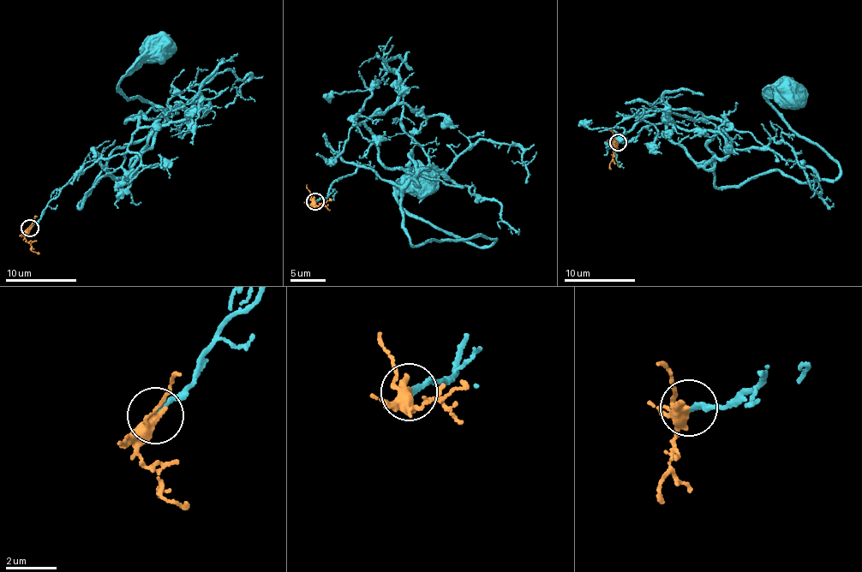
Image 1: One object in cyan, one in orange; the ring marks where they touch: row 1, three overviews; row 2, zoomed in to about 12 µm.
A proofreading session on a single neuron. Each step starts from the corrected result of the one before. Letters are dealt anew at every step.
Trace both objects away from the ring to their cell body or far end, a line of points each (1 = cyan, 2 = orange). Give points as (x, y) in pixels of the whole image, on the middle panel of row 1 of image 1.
1: (314, 201), (362, 166), (401, 189), (410, 244), (495, 241), (474, 247), (401, 206), (398, 195), (419, 176)
2: (314, 201), (316, 206), (331, 198)

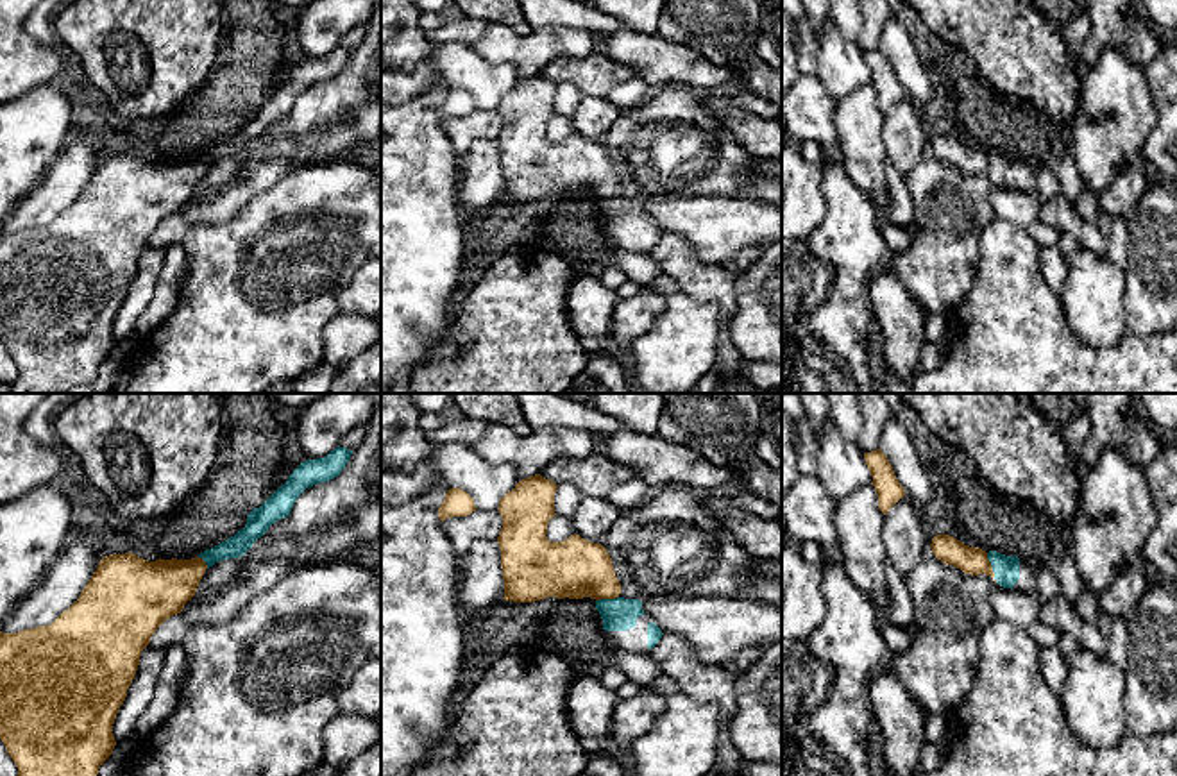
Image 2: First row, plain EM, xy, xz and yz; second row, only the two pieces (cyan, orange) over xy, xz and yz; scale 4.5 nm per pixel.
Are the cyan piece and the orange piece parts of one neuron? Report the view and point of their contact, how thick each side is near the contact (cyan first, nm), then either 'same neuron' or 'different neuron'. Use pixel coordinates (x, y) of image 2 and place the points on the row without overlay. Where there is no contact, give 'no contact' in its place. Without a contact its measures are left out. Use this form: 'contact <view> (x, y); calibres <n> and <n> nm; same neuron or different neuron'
contact yz (991, 165); calibres 120 and 130 nm; same neuron

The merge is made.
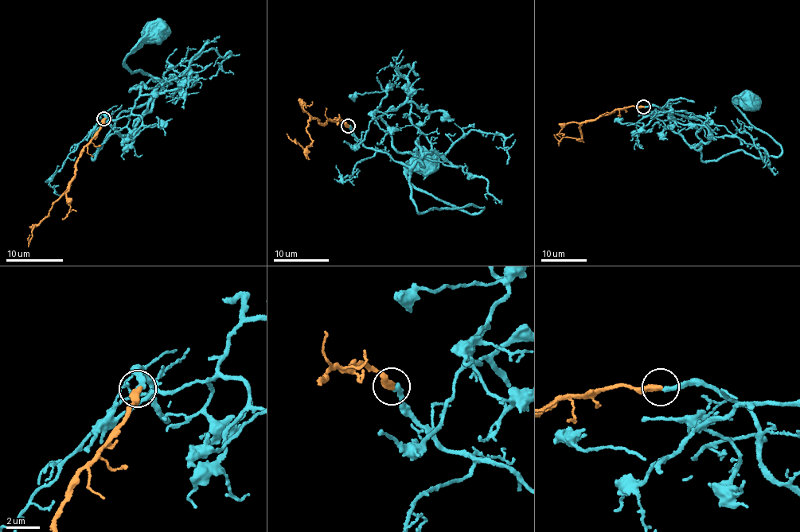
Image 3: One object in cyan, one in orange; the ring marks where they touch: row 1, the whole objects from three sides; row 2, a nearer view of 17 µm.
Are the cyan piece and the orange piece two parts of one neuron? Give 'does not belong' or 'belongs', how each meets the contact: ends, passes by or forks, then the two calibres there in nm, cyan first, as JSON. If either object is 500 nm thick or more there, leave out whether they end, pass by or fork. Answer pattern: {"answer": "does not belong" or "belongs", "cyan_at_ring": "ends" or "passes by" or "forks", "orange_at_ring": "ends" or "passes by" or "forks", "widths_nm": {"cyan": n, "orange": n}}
{"answer": "belongs", "cyan_at_ring": "ends", "orange_at_ring": "ends", "widths_nm": {"cyan": 320, "orange": 440}}

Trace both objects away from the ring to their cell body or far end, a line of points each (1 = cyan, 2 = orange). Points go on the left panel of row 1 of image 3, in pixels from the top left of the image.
1: (104, 118), (103, 111), (119, 135), (92, 157), (120, 112), (146, 104), (159, 82), (124, 60), (156, 34)
2: (103, 119), (80, 153), (74, 177), (47, 216), (32, 231), (29, 239), (29, 235)

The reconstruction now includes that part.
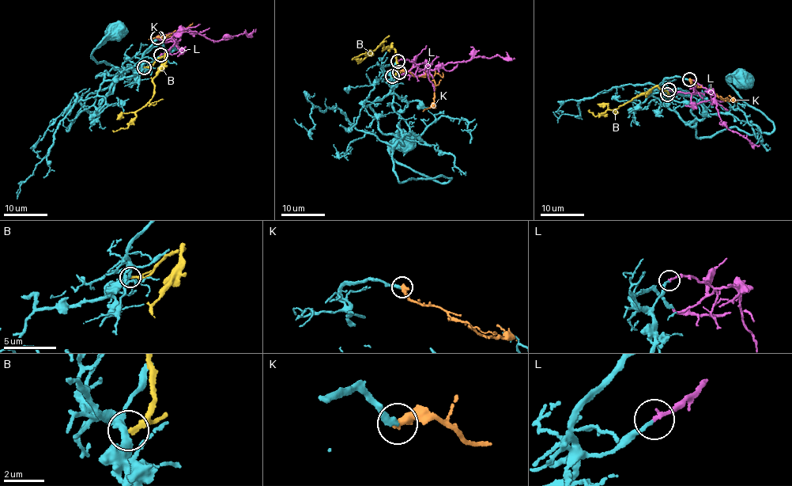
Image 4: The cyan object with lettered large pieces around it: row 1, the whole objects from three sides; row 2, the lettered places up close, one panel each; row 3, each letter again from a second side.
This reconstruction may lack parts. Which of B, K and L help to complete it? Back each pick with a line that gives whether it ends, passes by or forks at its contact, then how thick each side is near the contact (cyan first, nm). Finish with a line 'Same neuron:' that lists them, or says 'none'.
L: it ends there; 180 nm thick on the cyan side, 190 nm on the other
Same neuron: L

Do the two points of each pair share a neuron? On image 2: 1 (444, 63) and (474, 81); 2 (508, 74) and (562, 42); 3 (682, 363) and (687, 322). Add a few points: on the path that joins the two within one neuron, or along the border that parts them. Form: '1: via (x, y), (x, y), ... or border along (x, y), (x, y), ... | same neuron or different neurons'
1: via (451, 65), (460, 67), (467, 74) | same neuron
2: border along (476, 52), (496, 63), (512, 63), (519, 79) | different neurons
3: via (682, 353), (685, 333) | same neuron

